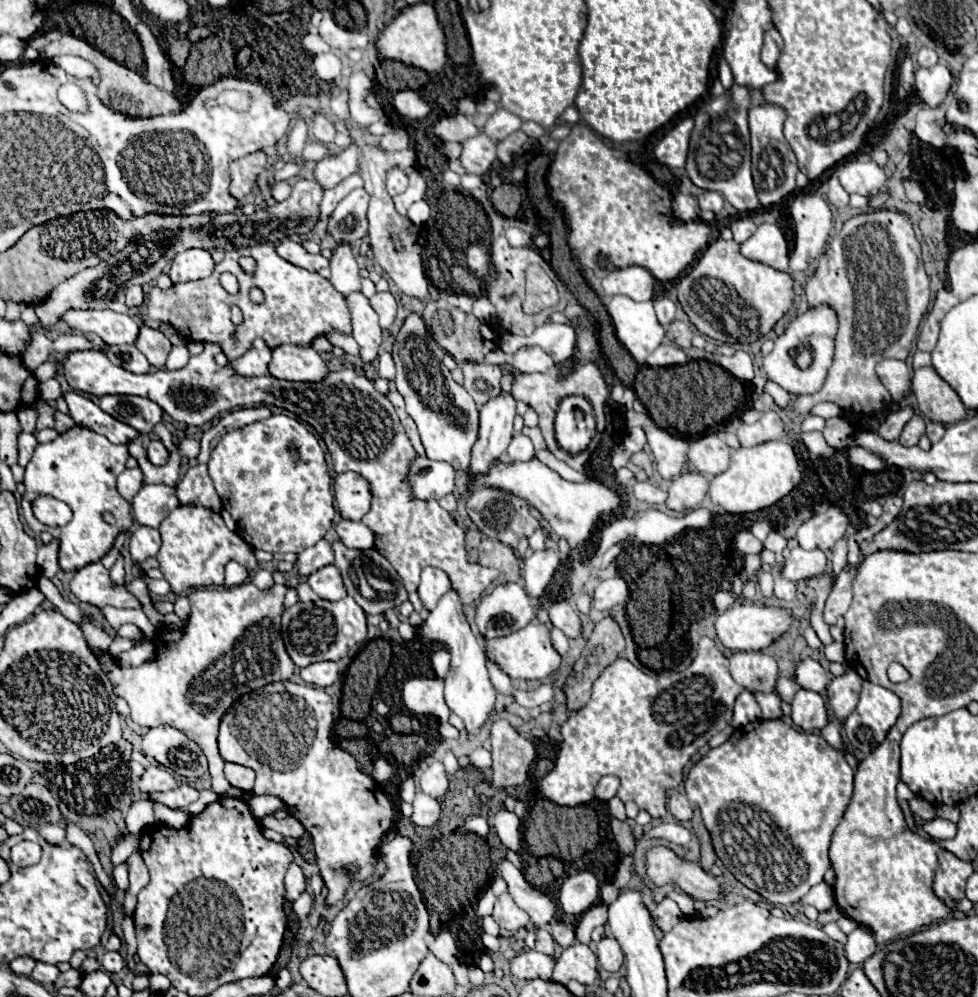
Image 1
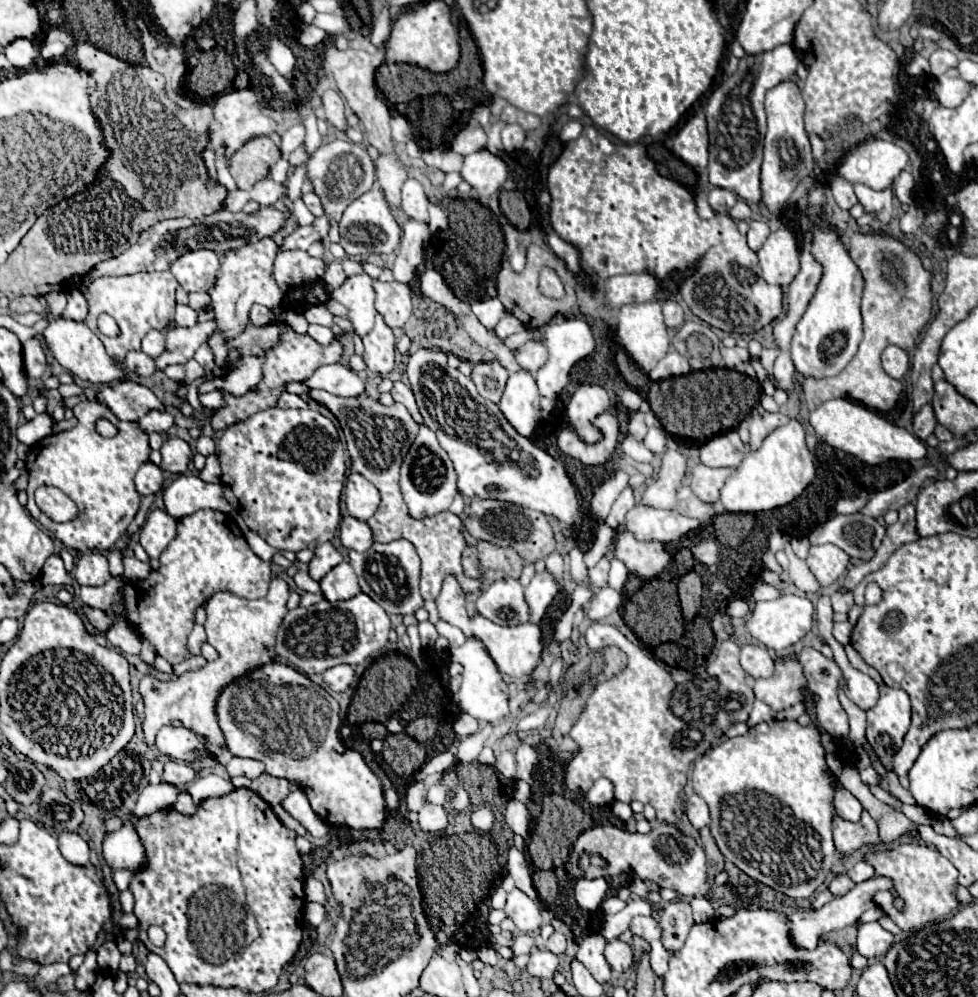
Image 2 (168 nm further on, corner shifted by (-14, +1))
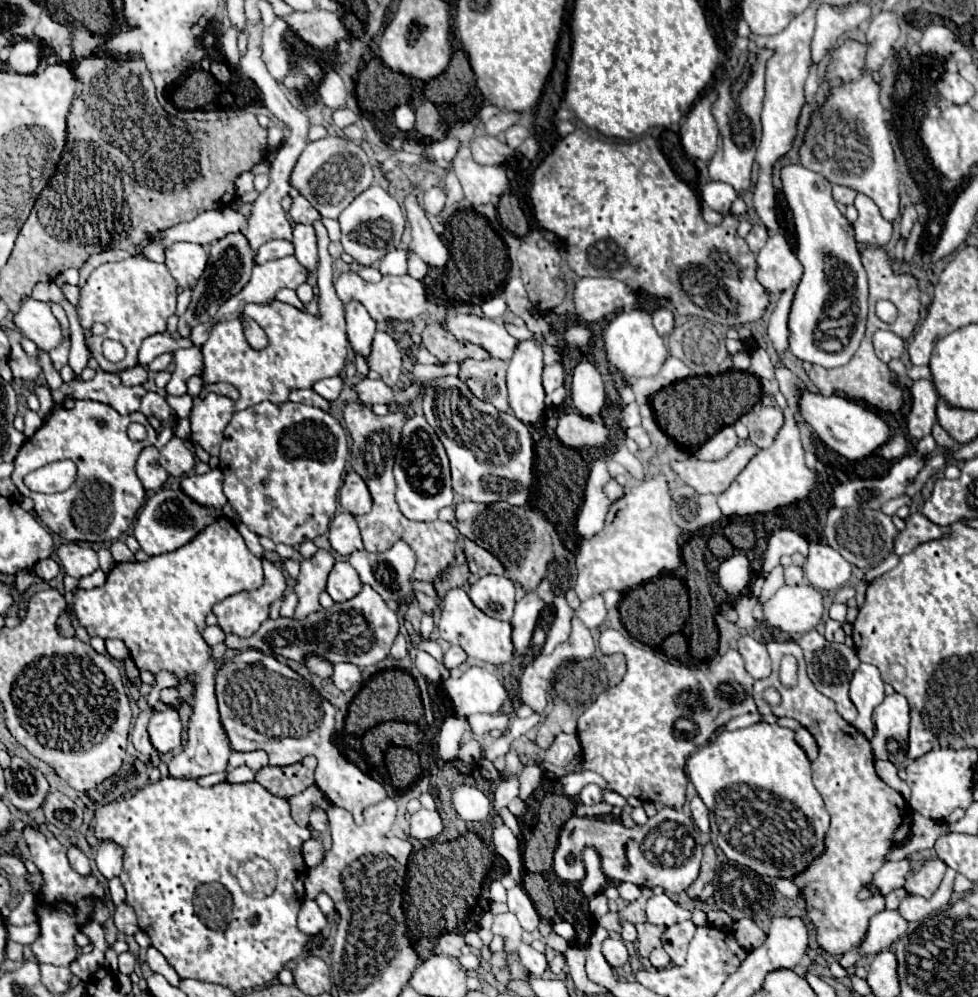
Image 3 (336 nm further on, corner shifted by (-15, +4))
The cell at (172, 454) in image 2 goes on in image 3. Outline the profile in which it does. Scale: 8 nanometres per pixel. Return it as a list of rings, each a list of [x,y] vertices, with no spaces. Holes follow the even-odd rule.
[[[173,436],[163,448],[161,448],[161,458],[159,464],[171,474],[171,476],[185,476],[193,470],[195,466],[195,456],[193,452],[183,444],[183,440],[179,440],[177,436]]]

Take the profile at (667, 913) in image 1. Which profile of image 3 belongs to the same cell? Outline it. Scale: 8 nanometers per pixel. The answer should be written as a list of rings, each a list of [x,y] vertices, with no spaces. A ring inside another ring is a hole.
[[[691,920],[687,922],[679,922],[673,924],[665,930],[663,934],[663,948],[667,950],[667,954],[671,956],[671,962],[675,966],[683,966],[685,964],[685,954],[687,954],[687,946],[691,942],[695,934],[695,924]]]

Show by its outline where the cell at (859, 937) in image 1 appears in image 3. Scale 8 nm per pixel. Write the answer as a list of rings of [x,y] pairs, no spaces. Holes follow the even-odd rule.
[[[881,910],[871,918],[869,930],[861,946],[841,956],[839,964],[849,970],[855,960],[863,954],[879,954],[881,950],[887,950],[893,942],[897,942],[907,932],[909,922],[899,914],[899,910]]]

